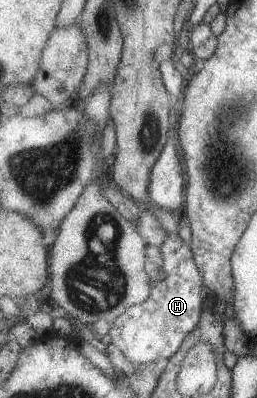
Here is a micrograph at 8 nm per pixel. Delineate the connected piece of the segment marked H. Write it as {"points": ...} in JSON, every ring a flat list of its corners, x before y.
{"points":[[171,233,167,237,166,243,161,247,162,255,165,259,165,270,169,277,152,281,152,293,148,301,135,305,128,312,123,313,116,321,110,324,109,335,112,344,121,351,125,361,129,361,131,366,138,368,141,365,151,365,161,359,168,361,181,349,185,339,201,324,201,317,204,314,203,285,204,278,196,265,196,259,189,243,185,243,178,233]]}

